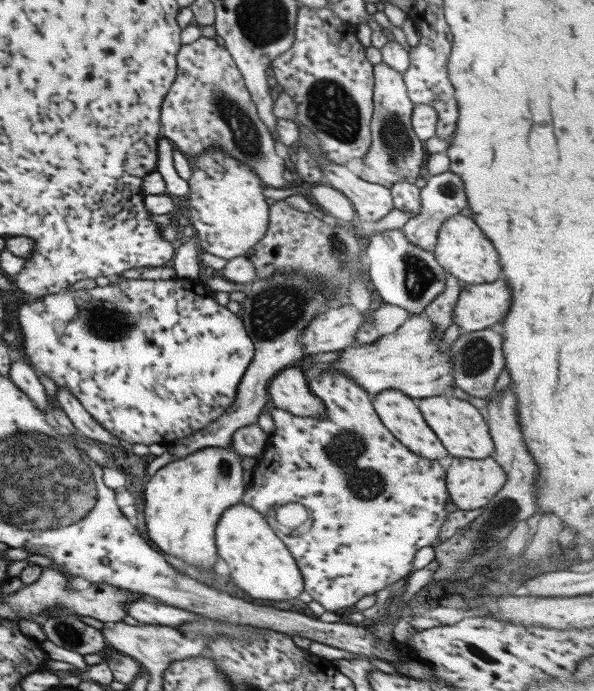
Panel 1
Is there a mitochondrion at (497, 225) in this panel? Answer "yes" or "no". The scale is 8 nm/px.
no

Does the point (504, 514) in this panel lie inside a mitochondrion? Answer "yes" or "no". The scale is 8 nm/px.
yes

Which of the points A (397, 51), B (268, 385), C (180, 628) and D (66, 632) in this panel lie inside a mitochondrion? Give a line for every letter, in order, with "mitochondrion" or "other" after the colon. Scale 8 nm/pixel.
A: other
B: other
C: other
D: mitochondrion

